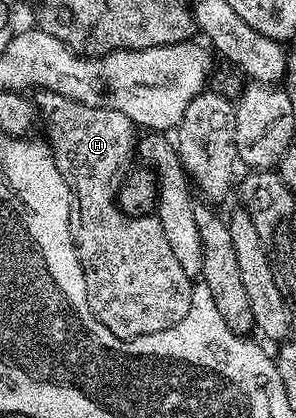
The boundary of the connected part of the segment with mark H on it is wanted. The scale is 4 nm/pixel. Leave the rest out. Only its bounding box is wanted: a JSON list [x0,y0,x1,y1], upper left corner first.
[32,89,192,341]

